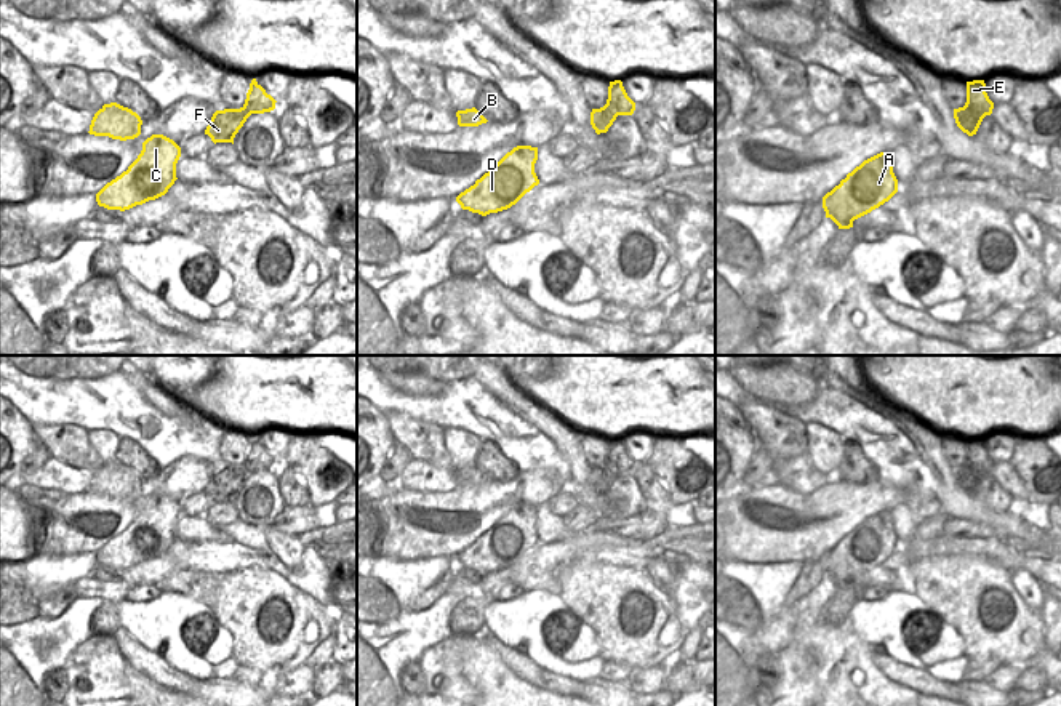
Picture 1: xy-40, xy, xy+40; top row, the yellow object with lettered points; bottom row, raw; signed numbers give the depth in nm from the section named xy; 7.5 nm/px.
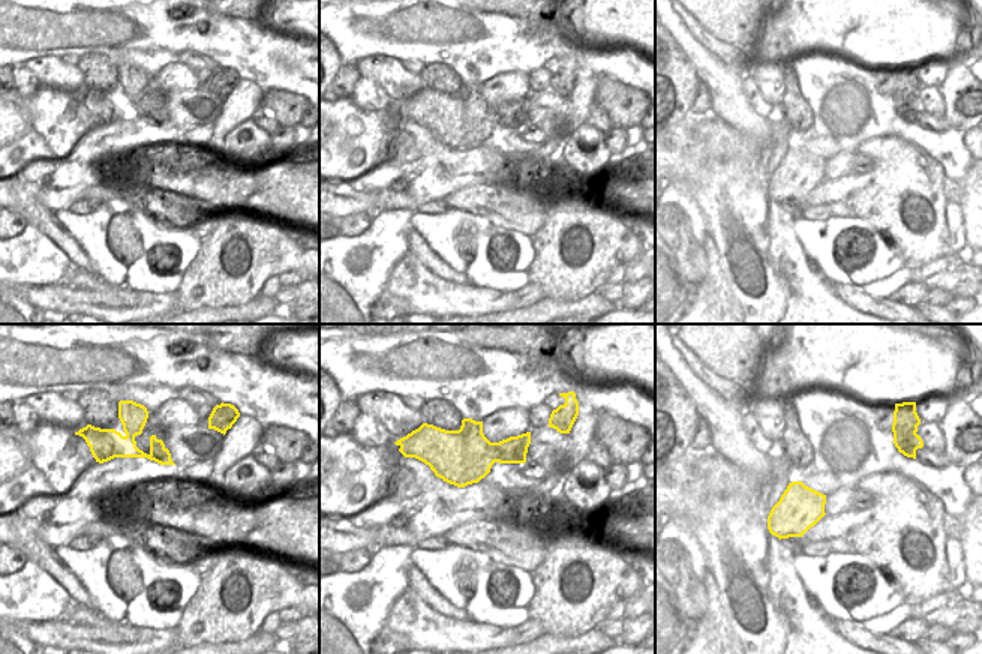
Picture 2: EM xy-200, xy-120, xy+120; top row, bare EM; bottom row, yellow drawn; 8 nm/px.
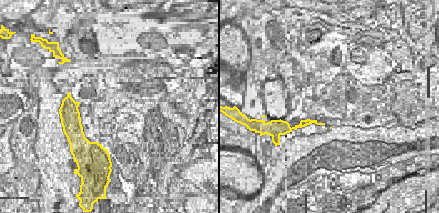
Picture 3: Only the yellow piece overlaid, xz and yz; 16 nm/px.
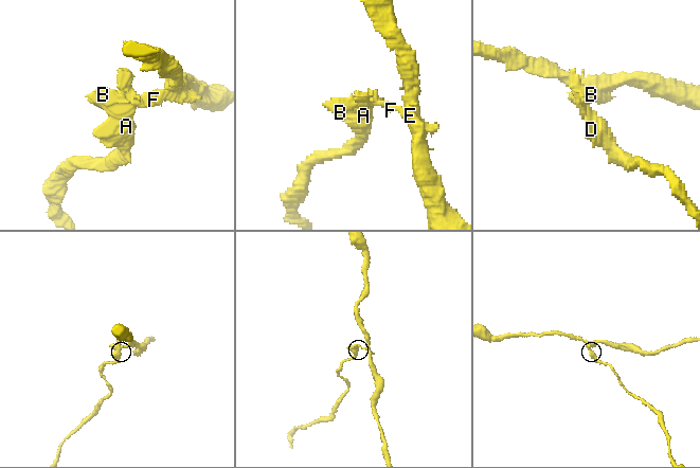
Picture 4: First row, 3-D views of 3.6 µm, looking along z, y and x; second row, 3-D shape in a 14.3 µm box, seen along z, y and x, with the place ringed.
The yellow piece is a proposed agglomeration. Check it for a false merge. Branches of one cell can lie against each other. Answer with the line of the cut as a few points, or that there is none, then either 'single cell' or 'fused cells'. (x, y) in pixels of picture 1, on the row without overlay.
cut in xy+40 along (964, 465), (973, 466), (984, 474); fused cells

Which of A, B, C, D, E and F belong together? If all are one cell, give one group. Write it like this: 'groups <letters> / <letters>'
groups A B C D F / E

